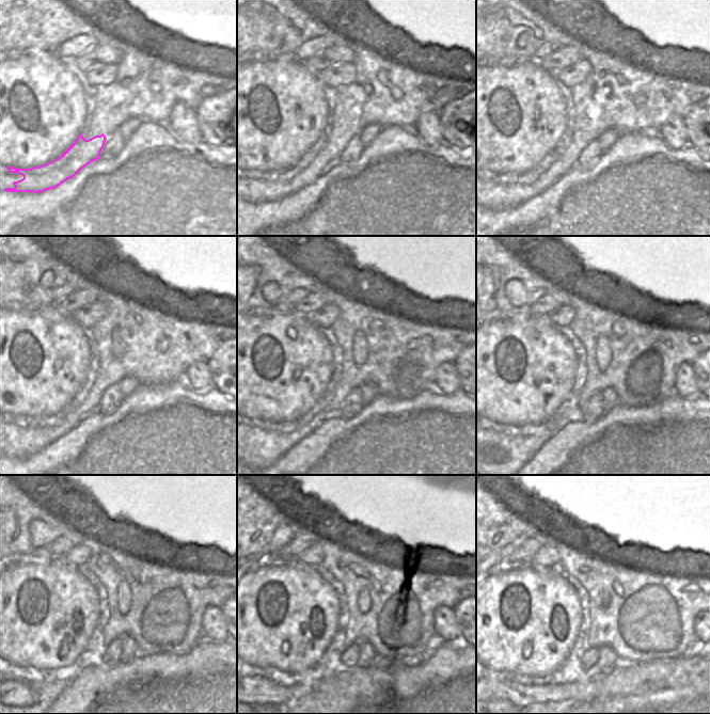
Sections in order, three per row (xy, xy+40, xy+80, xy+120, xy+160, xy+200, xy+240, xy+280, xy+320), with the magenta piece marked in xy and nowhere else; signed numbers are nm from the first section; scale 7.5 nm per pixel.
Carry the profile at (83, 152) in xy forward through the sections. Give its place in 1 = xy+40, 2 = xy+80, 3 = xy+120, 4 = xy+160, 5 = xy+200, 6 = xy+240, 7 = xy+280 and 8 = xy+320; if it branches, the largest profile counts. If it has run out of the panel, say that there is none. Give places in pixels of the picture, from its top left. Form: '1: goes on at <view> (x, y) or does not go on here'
1: goes on at xy+40 (322, 156)
2: goes on at xy+80 (514, 190)
3: goes on at xy+120 (30, 435)
4: goes on at xy+160 (261, 446)
5: goes on at xy+200 (504, 453)
6: goes on at xy+240 (21, 692)
7: goes on at xy+280 (258, 692)
8: goes on at xy+320 (498, 692)

